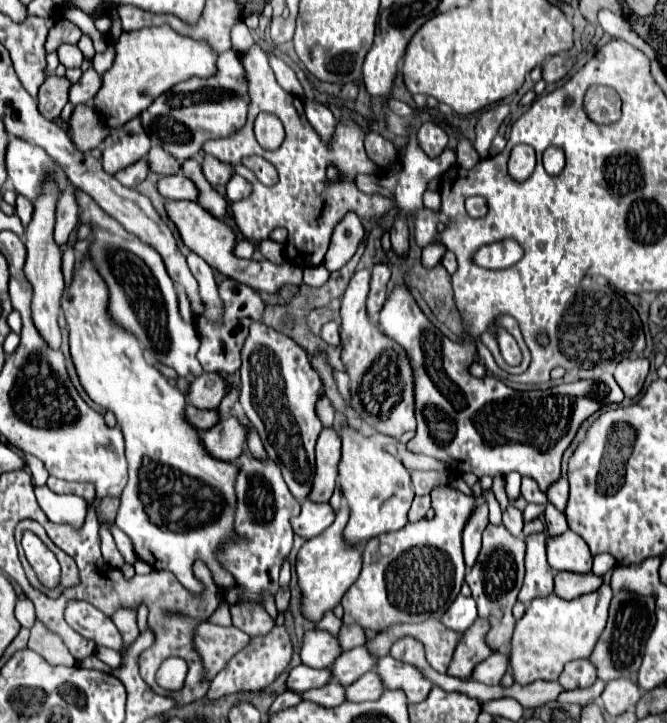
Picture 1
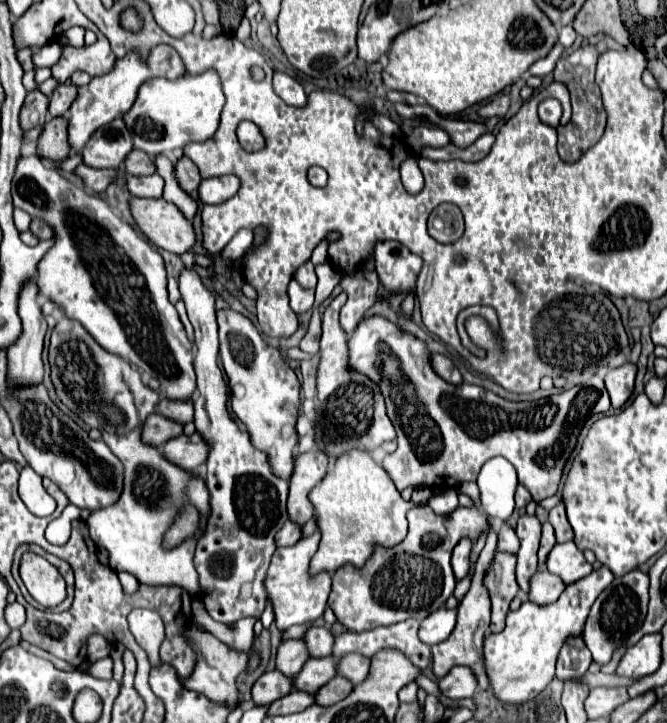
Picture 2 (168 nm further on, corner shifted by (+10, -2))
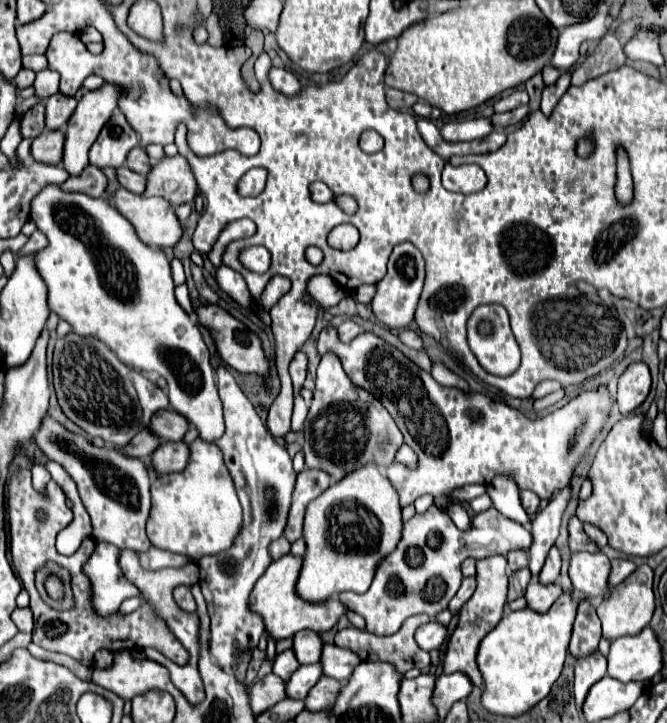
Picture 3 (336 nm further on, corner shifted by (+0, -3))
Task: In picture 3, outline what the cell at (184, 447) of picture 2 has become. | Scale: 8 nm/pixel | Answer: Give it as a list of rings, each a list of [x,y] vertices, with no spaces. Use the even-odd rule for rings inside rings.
[[[164,441],[158,445],[158,449],[152,453],[150,457],[150,465],[154,467],[154,471],[158,475],[164,475],[164,473],[174,473],[174,471],[180,471],[186,467],[186,461],[188,461],[188,445],[178,441],[178,443],[172,443],[172,441]]]

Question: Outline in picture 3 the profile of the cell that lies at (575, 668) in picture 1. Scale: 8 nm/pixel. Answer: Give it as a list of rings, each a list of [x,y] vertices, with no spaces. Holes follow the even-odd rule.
[[[582,599],[576,611],[576,621],[572,629],[572,639],[570,639],[570,651],[576,659],[592,653],[598,649],[598,641],[602,637],[600,631],[600,619],[596,615],[596,607],[588,601]]]

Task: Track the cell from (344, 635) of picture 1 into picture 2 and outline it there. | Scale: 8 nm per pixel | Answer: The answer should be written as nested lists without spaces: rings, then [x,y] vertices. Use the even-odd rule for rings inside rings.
[[[312,626],[306,636],[304,642],[308,646],[310,656],[314,658],[322,658],[322,656],[330,656],[332,648],[334,648],[334,634],[330,632],[330,628],[324,626]]]

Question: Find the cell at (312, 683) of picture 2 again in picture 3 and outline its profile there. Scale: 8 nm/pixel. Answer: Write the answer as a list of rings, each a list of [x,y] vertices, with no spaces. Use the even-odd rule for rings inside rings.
[[[318,663],[302,665],[288,679],[288,683],[286,683],[286,697],[288,699],[304,699],[320,677],[322,677],[322,669],[320,669]]]

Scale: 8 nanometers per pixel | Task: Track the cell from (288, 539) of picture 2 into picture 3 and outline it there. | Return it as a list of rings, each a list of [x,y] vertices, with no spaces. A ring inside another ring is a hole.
[[[280,537],[280,539],[276,539],[276,541],[268,547],[268,551],[272,553],[272,559],[276,561],[276,559],[284,557],[284,555],[290,551],[290,543],[288,543],[284,537]]]

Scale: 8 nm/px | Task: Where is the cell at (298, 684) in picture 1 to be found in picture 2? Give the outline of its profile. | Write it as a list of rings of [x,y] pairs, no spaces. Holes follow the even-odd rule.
[[[270,670],[258,678],[258,682],[252,688],[252,700],[258,706],[272,704],[274,700],[286,696],[286,692],[294,690],[294,678],[282,676],[278,670]]]

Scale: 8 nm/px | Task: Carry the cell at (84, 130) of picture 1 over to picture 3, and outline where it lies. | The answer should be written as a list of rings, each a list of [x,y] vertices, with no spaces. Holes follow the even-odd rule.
[[[46,129],[42,135],[32,139],[30,153],[40,163],[58,165],[62,161],[62,151],[64,151],[64,133],[62,131]]]

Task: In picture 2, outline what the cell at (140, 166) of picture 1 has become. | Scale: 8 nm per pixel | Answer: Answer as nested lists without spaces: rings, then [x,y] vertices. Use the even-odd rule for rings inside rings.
[[[80,164],[74,170],[74,174],[84,182],[86,188],[90,188],[96,194],[100,194],[100,192],[104,192],[116,180],[118,170],[94,170],[94,168],[86,166],[86,164]]]

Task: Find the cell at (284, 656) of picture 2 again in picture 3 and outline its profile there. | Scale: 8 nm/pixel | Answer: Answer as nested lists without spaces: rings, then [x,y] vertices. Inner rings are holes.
[[[288,649],[288,651],[282,651],[280,655],[276,655],[274,665],[272,665],[272,673],[278,675],[282,681],[288,681],[290,675],[292,675],[298,667],[300,667],[300,663],[296,661],[292,649]]]

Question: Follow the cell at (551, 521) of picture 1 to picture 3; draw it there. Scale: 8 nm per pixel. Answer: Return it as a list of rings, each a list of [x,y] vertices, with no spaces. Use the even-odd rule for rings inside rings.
[[[552,547],[548,557],[546,557],[546,563],[544,563],[544,567],[542,567],[540,575],[538,575],[538,581],[542,585],[550,585],[550,583],[556,581],[558,575],[560,575],[560,553],[558,553],[556,547]]]

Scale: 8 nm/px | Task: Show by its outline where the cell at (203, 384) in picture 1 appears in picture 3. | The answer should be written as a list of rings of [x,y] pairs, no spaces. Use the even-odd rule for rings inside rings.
[[[160,409],[150,419],[148,429],[160,441],[182,441],[182,437],[188,431],[188,421],[184,417],[180,417],[174,409]]]

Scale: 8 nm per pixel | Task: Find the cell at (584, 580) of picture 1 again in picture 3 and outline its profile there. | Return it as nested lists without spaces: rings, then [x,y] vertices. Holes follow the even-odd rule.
[[[532,579],[524,597],[532,611],[546,613],[560,595],[562,595],[562,589],[558,585],[540,585],[536,579]]]

